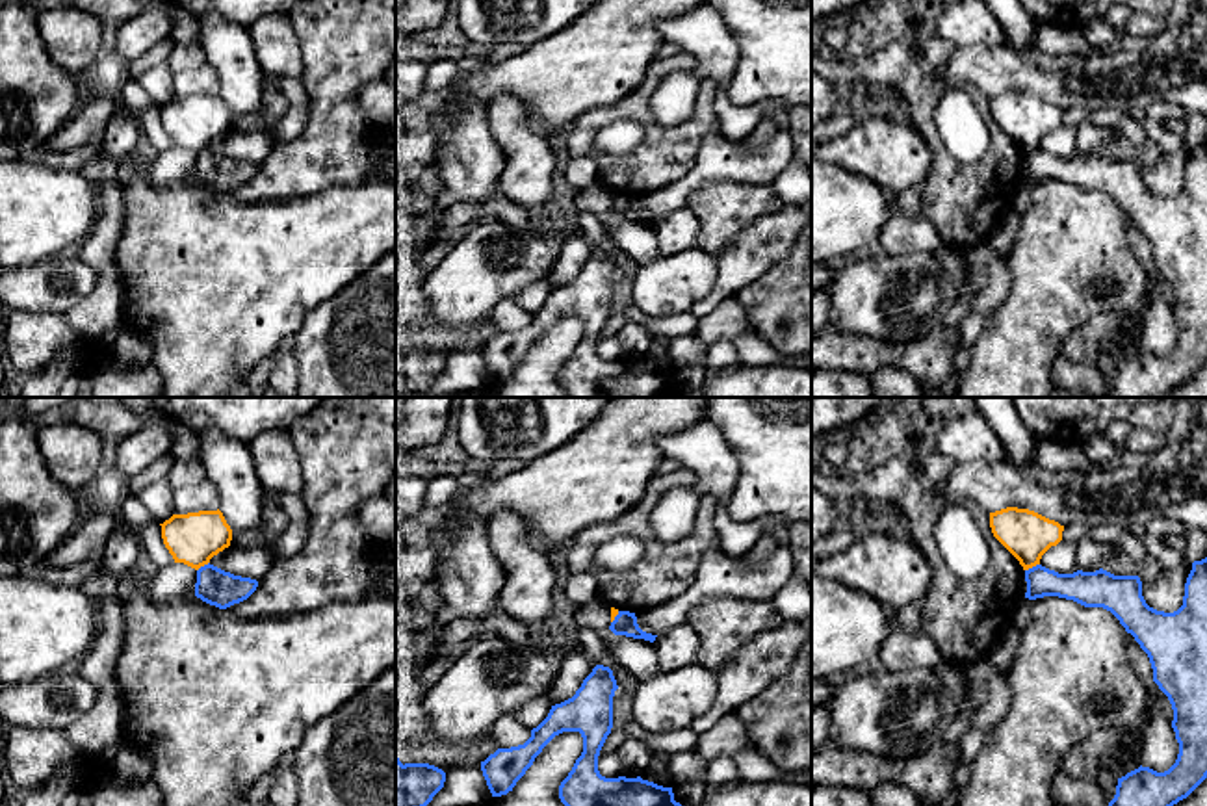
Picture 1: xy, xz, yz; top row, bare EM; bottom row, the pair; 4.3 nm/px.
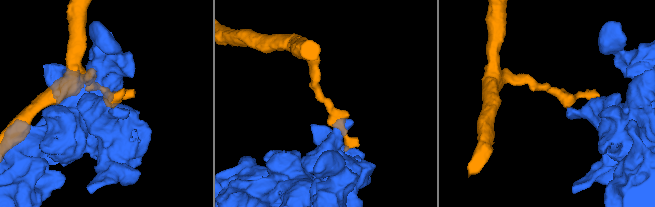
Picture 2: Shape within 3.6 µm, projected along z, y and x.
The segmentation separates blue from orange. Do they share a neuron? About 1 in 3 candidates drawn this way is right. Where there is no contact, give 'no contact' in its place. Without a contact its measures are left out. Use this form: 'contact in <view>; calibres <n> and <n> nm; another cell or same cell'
contact in yz; calibres 140 and 220 nm; another cell

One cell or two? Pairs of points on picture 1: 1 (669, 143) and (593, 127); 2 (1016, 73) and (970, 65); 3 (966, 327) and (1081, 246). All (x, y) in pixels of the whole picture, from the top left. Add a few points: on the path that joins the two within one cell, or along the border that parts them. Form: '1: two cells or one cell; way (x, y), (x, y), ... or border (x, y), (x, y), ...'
1: one cell; way (650, 125), (637, 112), (611, 112)
2: one cell; way (1005, 71), (981, 65)
3: two cells; border (986, 316), (986, 324), (972, 346)

